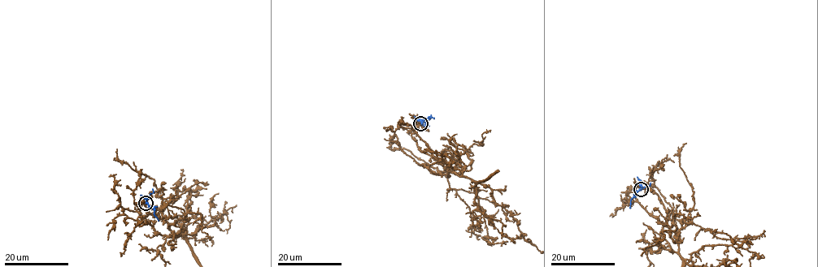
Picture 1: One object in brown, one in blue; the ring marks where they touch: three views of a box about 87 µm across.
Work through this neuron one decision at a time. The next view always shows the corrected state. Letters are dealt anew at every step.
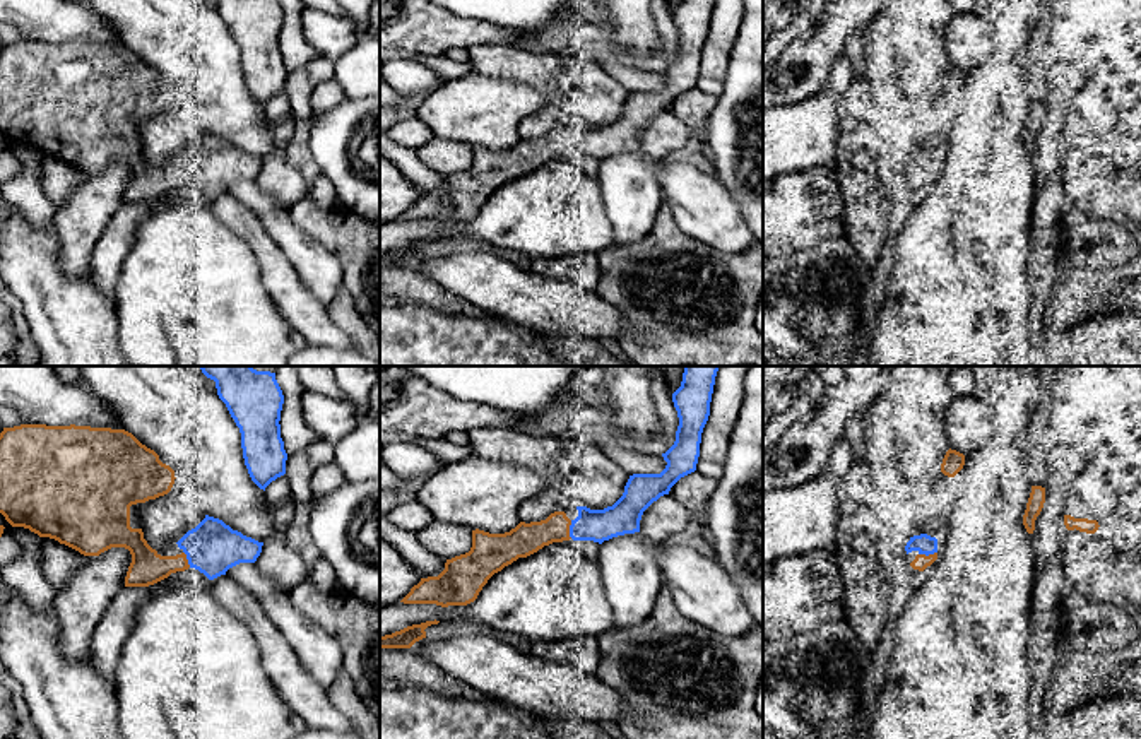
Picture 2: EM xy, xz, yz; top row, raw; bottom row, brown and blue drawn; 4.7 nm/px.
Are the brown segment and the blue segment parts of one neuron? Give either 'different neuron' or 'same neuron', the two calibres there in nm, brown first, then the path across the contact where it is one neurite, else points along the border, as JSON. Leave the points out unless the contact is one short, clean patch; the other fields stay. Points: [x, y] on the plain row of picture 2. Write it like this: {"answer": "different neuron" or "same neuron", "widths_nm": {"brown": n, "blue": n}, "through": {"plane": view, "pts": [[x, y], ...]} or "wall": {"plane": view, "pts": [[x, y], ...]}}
{"answer": "same neuron", "widths_nm": {"brown": 150, "blue": 150}}

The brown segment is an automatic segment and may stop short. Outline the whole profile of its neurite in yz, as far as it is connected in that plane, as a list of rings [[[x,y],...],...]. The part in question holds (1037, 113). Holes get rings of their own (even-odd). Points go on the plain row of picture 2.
[[[1032,103],[1032,109],[1030,109],[1026,127],[1023,132],[1023,142],[1025,142],[1028,151],[1033,151],[1035,137],[1040,132],[1043,120],[1045,120],[1045,104]]]

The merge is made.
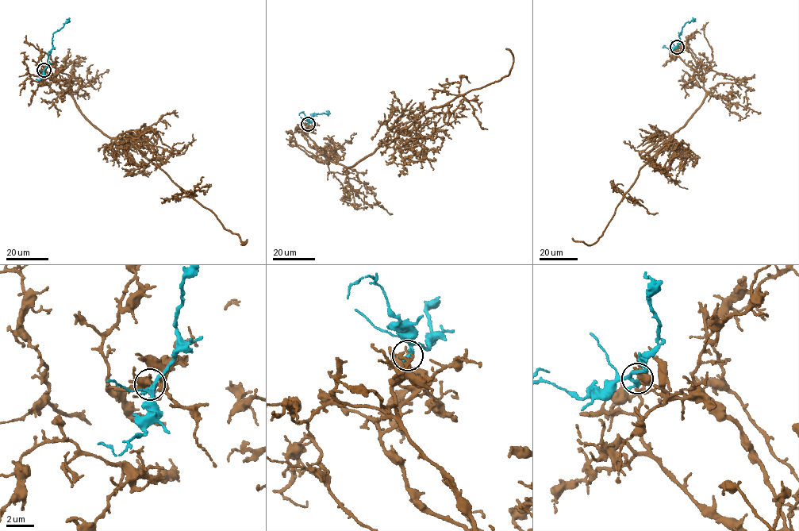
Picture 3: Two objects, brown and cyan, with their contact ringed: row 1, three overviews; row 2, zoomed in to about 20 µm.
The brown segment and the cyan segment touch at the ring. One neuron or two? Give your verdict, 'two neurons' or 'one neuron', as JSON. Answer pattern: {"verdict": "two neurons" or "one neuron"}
{"verdict": "two neurons"}

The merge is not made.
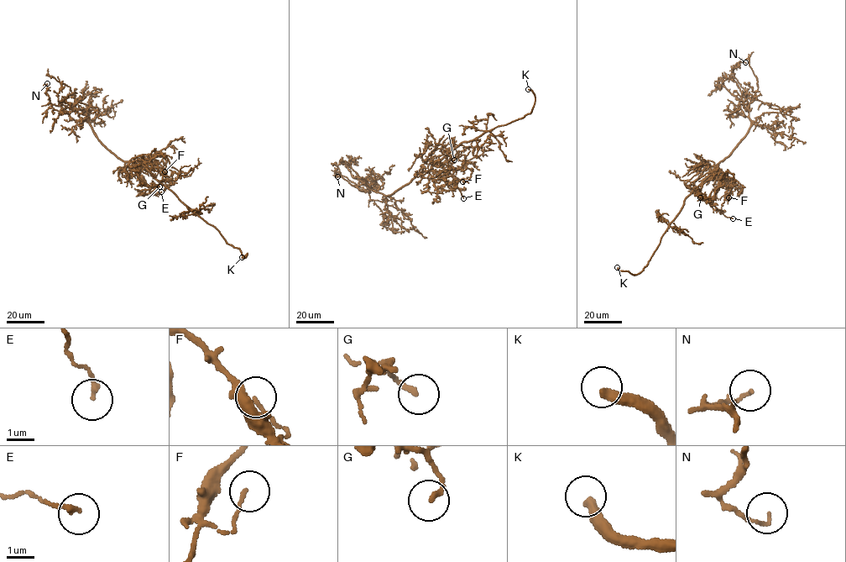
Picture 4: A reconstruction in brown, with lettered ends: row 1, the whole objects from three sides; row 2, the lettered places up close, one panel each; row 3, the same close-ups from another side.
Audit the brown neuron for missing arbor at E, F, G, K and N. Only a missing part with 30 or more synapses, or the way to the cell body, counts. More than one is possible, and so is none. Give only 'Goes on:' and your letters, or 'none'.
Goes on: K

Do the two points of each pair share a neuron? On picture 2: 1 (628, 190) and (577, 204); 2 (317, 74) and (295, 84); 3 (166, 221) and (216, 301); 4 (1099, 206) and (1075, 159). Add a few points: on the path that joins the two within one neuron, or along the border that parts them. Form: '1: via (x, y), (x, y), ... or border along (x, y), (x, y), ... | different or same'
1: border along (597, 180), (613, 236) | different
2: via (312, 76), (300, 84) | same
3: via (180, 242), (185, 271), (195, 281) | same
4: via (1097, 194), (1083, 171) | same

